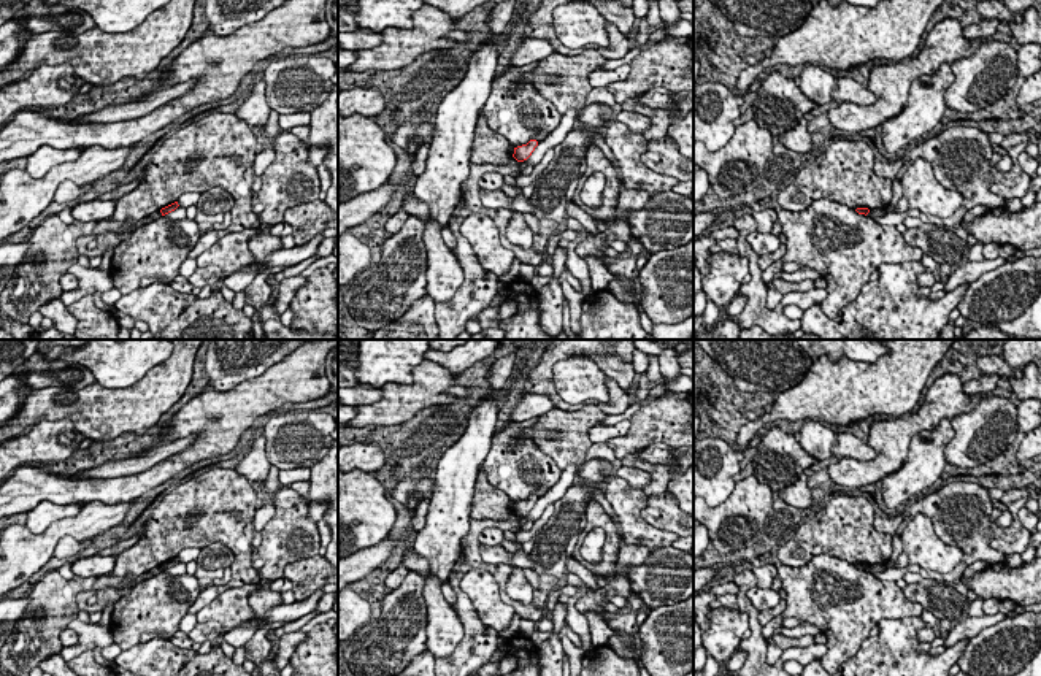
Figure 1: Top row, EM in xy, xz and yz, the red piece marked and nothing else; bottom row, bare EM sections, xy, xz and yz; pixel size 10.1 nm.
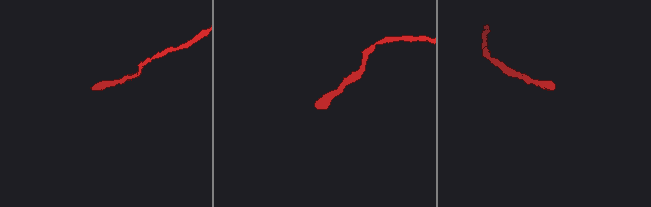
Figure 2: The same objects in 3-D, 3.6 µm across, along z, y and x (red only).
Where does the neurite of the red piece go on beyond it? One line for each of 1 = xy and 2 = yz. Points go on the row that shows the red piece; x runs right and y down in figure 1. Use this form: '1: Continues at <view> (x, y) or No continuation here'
1: No continuation here
2: No continuation here

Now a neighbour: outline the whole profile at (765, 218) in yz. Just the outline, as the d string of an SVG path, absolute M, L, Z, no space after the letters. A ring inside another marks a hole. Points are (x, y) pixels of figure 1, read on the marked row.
M762 209L762 211L752 213L752 217L757 224L757 232L771 233L773 224L778 219L778 213L774 209Z

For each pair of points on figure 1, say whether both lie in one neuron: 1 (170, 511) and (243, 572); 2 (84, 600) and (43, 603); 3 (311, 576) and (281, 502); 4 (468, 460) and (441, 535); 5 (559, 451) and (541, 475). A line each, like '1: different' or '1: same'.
1: same
2: different
3: different
4: same
5: different

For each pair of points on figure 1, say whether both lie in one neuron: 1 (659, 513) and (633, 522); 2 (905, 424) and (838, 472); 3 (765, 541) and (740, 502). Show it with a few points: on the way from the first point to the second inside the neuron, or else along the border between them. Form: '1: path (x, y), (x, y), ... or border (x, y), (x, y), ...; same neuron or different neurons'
1: border (646, 495), (641, 516), (648, 522), (676, 535); different neurons
2: path (891, 443), (891, 451), (870, 472), (857, 472); same neuron
3: path (756, 533), (741, 519), (741, 511); same neuron

